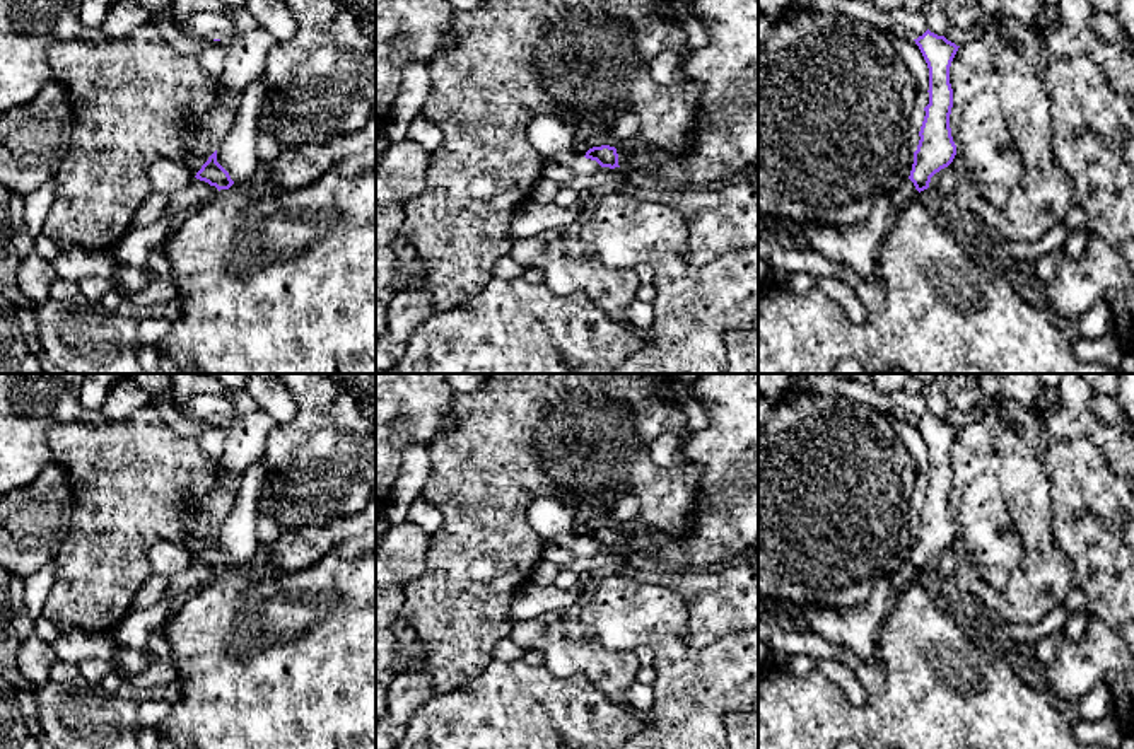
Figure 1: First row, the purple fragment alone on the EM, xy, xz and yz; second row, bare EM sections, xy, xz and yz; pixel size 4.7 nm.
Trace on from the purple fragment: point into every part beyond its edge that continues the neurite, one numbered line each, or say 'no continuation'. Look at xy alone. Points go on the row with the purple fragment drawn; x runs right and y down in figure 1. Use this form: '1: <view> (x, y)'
1: xy (274, 282)

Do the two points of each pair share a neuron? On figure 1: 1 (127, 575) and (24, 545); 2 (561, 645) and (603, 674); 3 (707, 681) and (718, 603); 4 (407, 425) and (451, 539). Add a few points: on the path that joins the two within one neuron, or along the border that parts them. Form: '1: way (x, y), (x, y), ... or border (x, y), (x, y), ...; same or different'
1: border (70, 516), (65, 538), (53, 557); different
2: way (571, 649), (579, 650), (593, 664); same
3: border (740, 630), (702, 647), (689, 647), (680, 638); different
4: border (450, 410), (451, 425), (427, 444); different

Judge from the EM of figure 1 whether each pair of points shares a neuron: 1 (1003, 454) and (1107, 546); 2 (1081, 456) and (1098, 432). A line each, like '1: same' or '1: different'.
1: different
2: different

